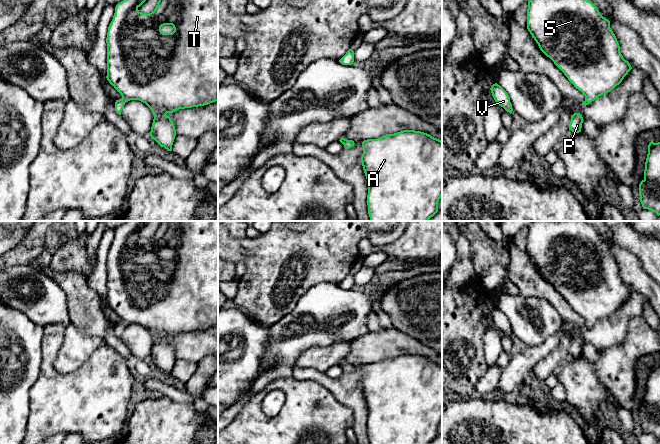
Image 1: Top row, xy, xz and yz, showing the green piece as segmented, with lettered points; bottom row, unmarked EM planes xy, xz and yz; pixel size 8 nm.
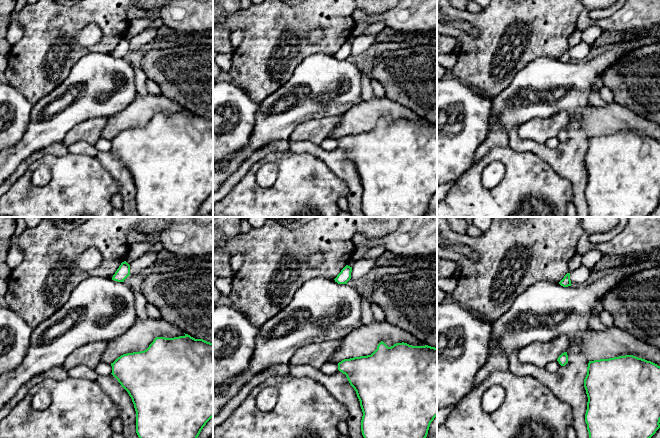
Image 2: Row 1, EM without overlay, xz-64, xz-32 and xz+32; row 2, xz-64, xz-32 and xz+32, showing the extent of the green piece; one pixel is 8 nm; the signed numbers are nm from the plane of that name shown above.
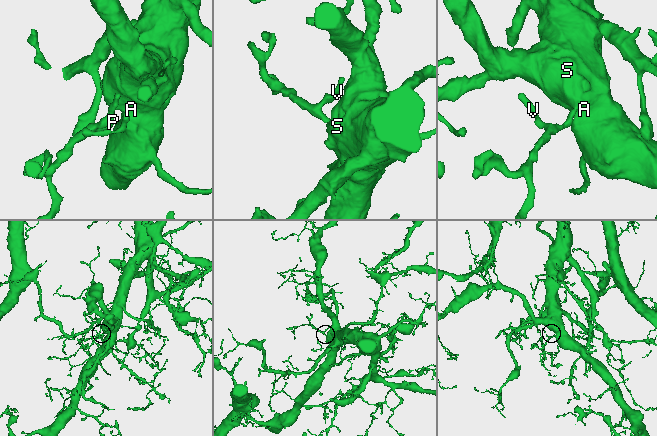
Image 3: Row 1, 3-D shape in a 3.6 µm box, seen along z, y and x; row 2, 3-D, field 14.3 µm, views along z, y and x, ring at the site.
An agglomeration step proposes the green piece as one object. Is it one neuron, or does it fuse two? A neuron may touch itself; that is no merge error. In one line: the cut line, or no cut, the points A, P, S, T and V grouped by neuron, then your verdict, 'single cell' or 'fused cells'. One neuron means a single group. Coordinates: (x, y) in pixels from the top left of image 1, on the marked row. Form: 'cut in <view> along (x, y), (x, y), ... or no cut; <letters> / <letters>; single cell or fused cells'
no cut; A P S T V; single cell

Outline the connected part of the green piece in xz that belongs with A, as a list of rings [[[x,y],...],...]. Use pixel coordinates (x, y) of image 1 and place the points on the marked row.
[[[403,130],[394,134],[386,134],[377,139],[367,139],[362,142],[363,154],[361,163],[367,179],[367,205],[370,221],[428,221],[438,212],[438,202],[442,197],[442,141],[431,135],[415,130]]]

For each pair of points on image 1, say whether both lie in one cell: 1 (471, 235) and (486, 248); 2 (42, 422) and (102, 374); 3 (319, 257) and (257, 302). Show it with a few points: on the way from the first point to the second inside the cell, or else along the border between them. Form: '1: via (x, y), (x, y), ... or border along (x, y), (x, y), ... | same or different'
1: via (475, 237), (482, 244) | same
2: via (57, 407), (60, 404), (73, 403), (87, 389) | same
3: via (304, 259), (272, 287) | same

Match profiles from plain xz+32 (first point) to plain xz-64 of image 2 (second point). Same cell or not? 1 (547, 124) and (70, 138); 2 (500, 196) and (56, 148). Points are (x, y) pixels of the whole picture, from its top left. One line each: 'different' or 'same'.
1: same
2: different

